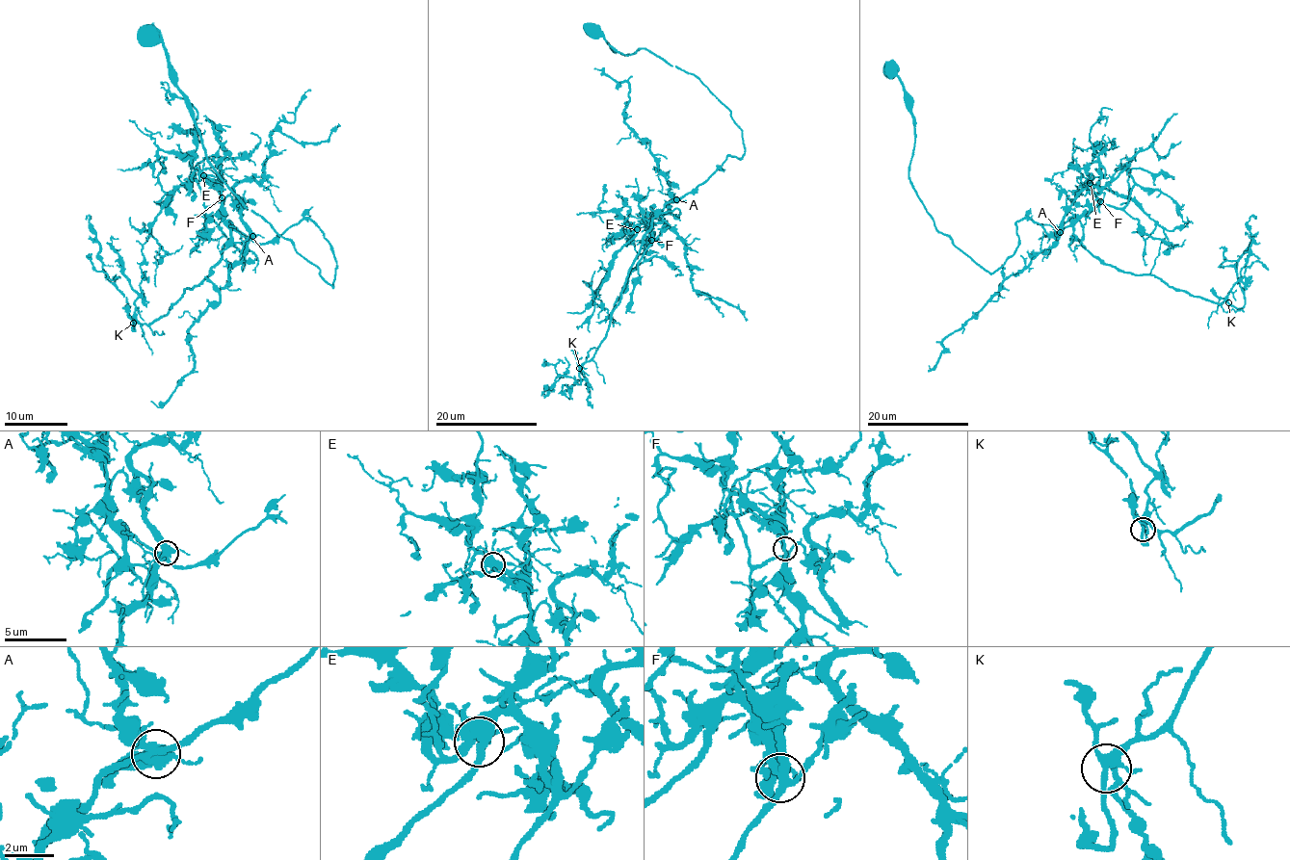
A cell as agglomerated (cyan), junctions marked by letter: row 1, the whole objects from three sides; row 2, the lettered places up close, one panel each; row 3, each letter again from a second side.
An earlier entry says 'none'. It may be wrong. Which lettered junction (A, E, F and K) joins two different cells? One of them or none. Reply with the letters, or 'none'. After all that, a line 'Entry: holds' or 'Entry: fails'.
A
Entry: fails

